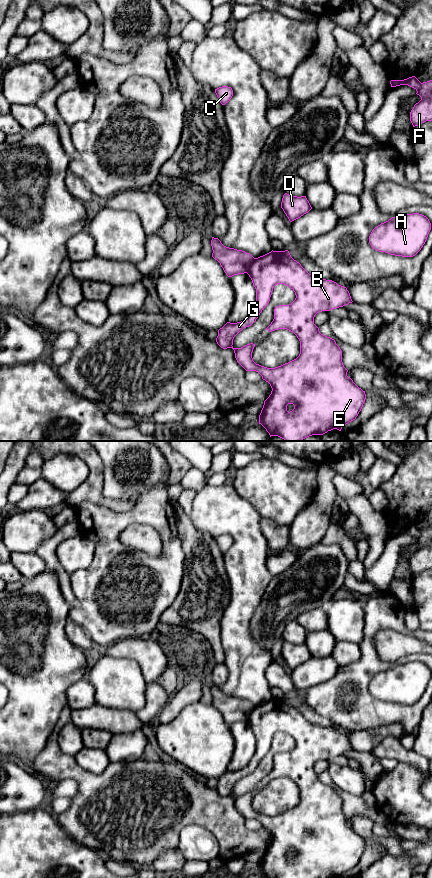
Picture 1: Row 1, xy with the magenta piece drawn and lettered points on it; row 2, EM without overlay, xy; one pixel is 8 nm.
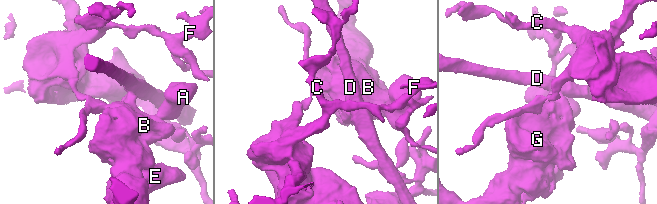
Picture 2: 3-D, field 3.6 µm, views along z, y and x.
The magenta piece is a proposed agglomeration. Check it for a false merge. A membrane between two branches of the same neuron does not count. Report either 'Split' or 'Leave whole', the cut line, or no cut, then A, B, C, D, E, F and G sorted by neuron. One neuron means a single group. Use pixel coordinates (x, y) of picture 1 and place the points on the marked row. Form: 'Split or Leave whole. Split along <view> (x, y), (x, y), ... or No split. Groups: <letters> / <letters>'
Split. Split along xy (255, 258), (247, 273). Groups: A B D E G / C F

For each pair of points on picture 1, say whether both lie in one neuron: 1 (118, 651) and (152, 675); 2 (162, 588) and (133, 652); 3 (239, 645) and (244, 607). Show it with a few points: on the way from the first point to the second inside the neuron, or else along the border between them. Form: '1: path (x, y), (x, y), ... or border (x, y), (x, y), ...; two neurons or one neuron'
1: path (128, 651), (134, 651), (148, 665); one neuron
2: border (148, 635), (125, 637), (117, 642); two neurons
3: path (239, 636), (239, 616); one neuron

